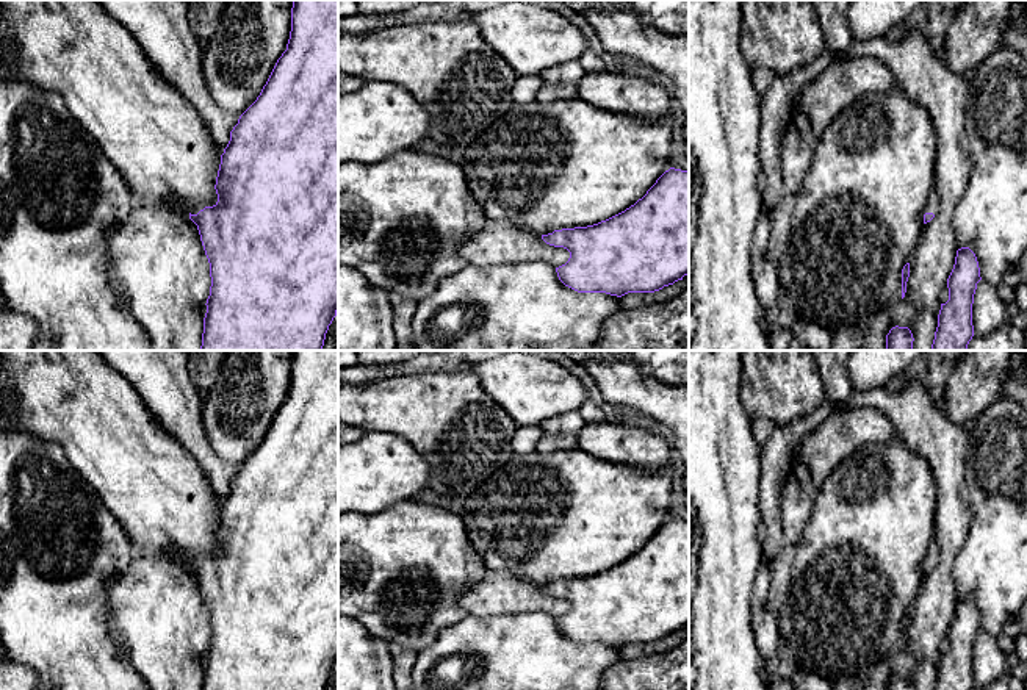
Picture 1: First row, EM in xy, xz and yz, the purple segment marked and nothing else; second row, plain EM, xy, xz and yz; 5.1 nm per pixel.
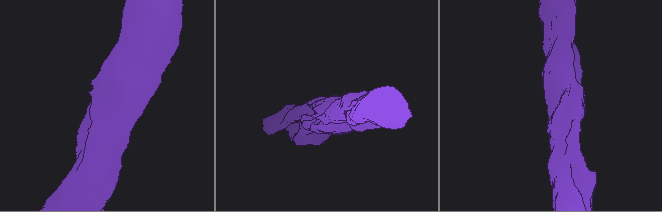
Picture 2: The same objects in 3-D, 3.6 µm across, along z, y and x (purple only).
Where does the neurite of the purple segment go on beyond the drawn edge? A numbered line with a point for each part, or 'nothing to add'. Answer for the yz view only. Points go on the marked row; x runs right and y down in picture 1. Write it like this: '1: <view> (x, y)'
1: yz (932, 204)

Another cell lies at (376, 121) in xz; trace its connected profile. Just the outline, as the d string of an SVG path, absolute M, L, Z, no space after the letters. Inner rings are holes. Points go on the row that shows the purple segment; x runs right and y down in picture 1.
M365 81L359 91L338 95L338 164L374 164L395 152L412 150L429 138L429 114L413 94L398 84Z

